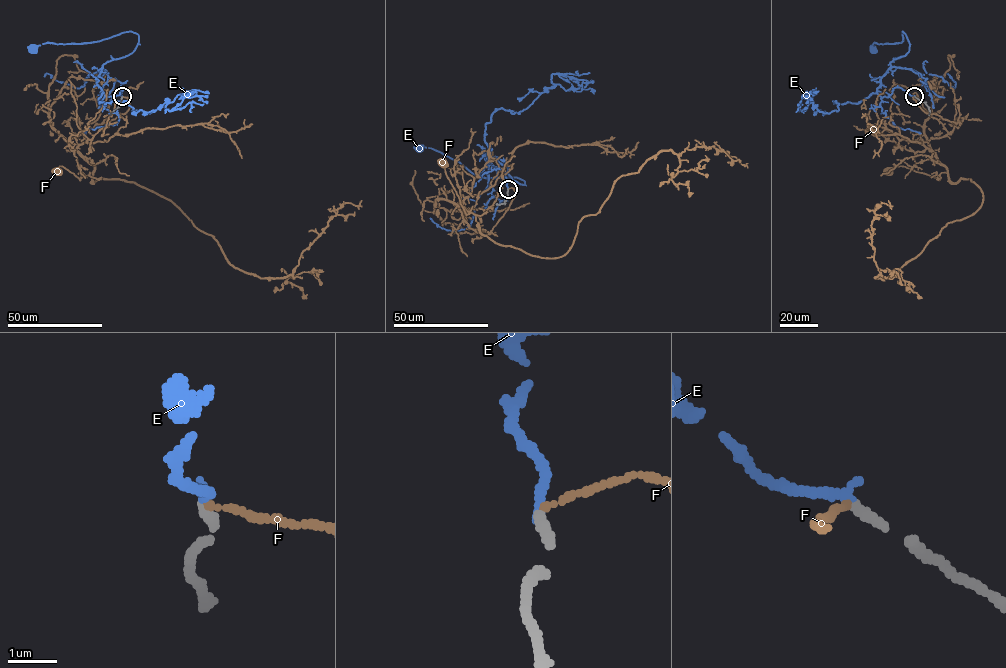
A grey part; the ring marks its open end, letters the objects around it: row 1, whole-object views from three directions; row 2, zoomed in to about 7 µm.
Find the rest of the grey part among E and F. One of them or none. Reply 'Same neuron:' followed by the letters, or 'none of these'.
Same neuron: E

